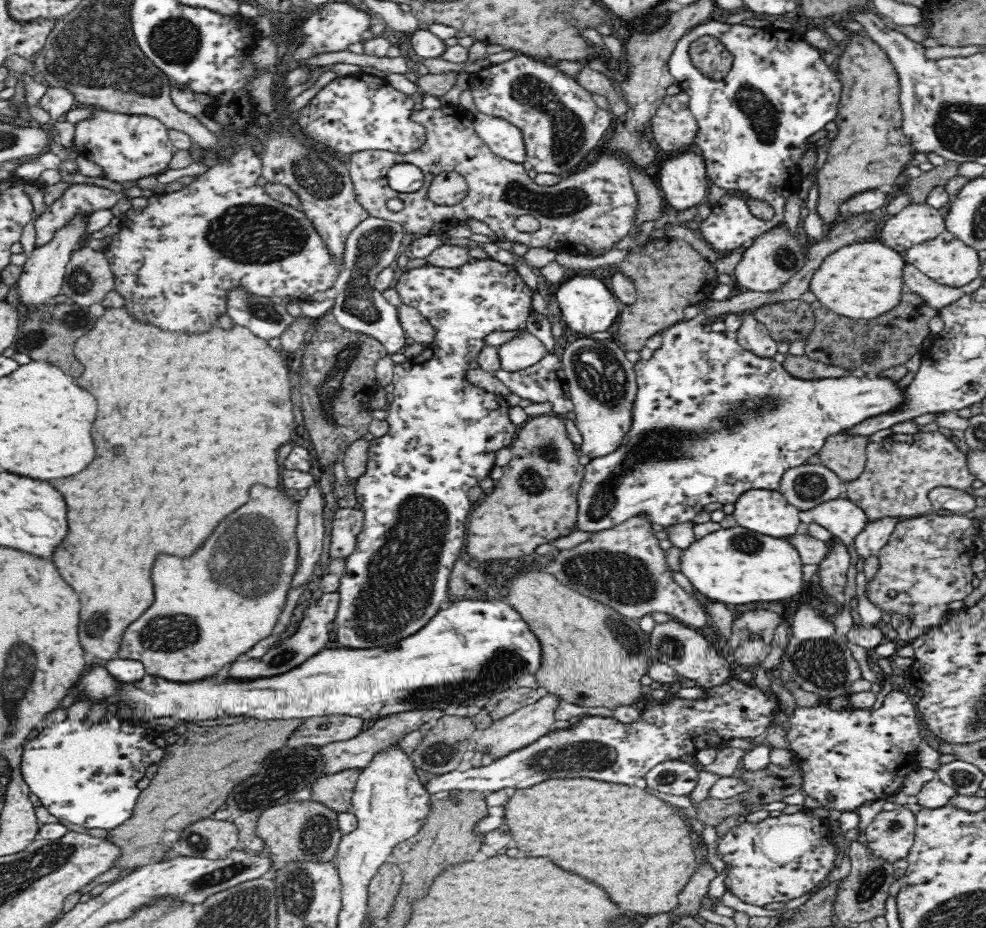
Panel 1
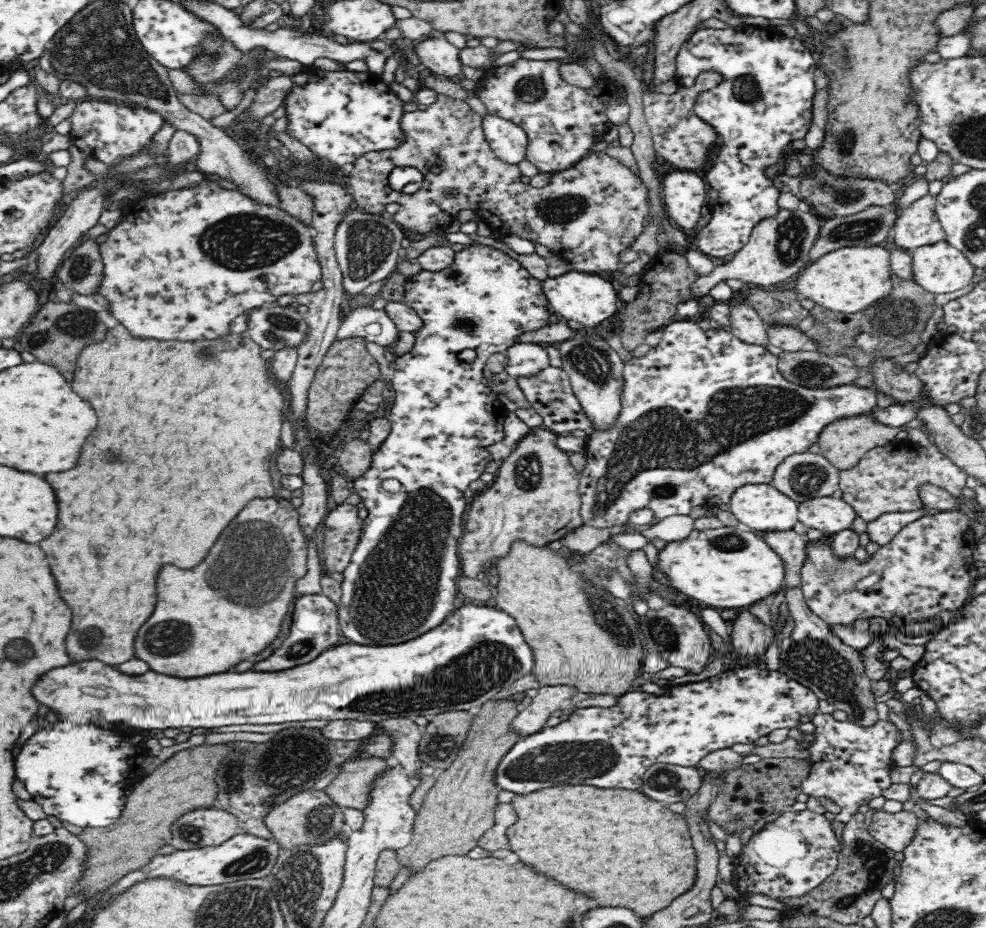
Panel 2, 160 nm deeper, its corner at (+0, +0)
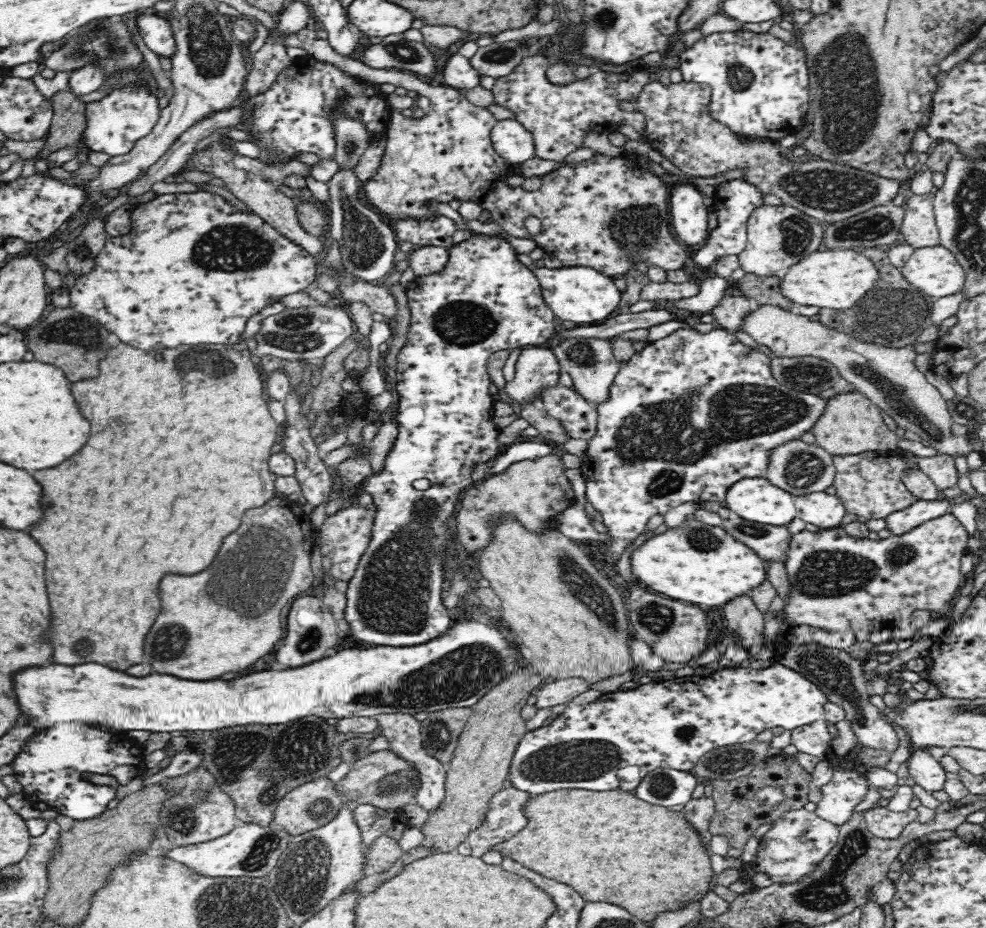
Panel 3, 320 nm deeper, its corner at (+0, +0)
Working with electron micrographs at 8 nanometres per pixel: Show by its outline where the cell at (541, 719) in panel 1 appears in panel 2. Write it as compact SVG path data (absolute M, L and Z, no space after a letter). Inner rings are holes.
M556 684L556 686L540 686L538 693L532 699L530 706L520 708L518 716L512 721L513 730L521 738L530 736L544 728L548 716L555 710L560 710L570 704L572 697L576 694L575 686L569 684Z

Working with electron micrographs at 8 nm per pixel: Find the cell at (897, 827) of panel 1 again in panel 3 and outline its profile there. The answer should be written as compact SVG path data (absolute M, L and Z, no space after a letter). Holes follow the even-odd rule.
M881 804L861 813L869 831L878 838L898 838L905 826L916 820L916 810L911 808L904 812L887 810Z

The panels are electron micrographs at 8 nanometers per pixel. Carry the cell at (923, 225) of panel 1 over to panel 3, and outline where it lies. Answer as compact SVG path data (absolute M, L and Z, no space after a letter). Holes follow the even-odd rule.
M932 194L914 195L902 206L905 215L901 224L901 241L915 249L941 244L939 228L933 211Z

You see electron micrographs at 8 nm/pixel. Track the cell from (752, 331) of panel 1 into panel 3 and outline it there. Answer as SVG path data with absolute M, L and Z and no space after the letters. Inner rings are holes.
M724 294L708 314L714 318L717 328L726 329L729 332L736 332L743 324L742 318L746 316L748 310L755 308L755 303L744 295Z

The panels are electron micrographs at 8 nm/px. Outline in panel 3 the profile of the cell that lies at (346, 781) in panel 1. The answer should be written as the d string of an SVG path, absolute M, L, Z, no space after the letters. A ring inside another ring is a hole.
M389 748L371 752L367 757L357 760L355 765L349 767L348 774L337 783L337 789L344 800L370 804L382 810L402 810L414 802L420 784L420 773L414 765L394 754Z

